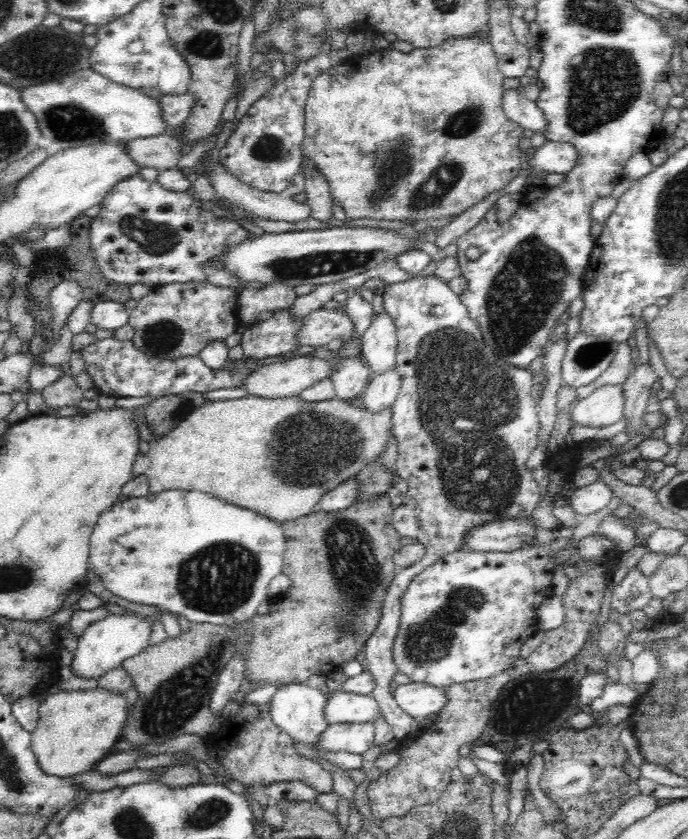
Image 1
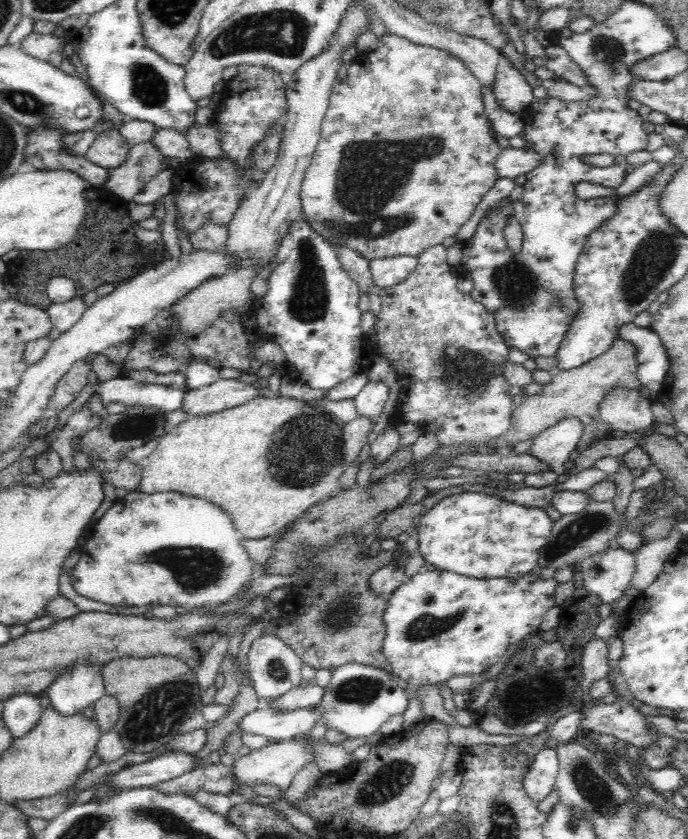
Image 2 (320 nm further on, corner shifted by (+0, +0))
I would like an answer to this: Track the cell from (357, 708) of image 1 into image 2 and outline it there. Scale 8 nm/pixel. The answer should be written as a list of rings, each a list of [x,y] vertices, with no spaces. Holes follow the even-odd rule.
[[[263,706],[242,716],[236,732],[271,738],[279,743],[290,741],[298,732],[310,731],[316,722],[321,723],[318,710],[303,708],[284,712]]]

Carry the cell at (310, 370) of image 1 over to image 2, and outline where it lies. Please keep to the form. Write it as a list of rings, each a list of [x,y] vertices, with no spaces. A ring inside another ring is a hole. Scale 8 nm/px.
[[[219,379],[210,386],[186,391],[180,408],[186,413],[184,421],[241,406],[257,397],[258,389],[263,384]]]

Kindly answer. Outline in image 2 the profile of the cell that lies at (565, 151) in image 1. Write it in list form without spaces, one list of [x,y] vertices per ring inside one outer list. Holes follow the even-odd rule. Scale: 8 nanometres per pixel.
[[[513,147],[501,148],[500,154],[494,160],[494,171],[498,178],[514,179],[520,174],[532,170],[534,166],[538,166],[540,155],[526,147],[515,149]]]

